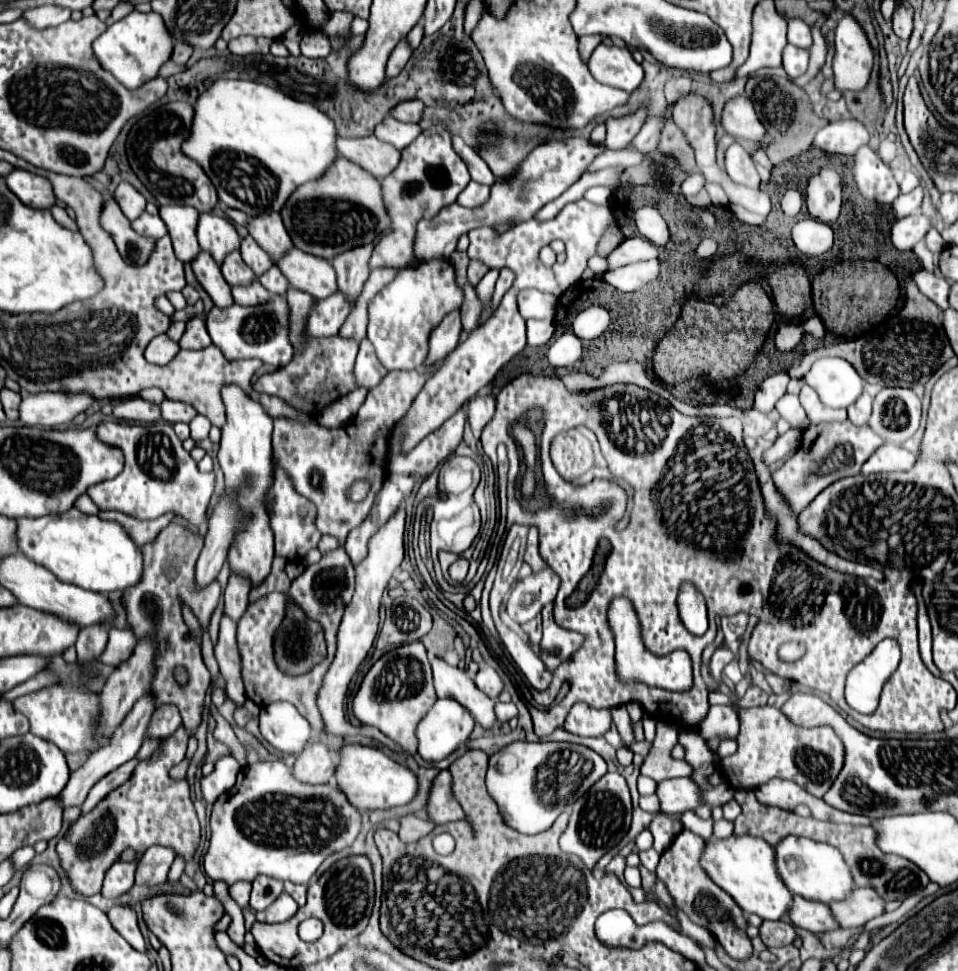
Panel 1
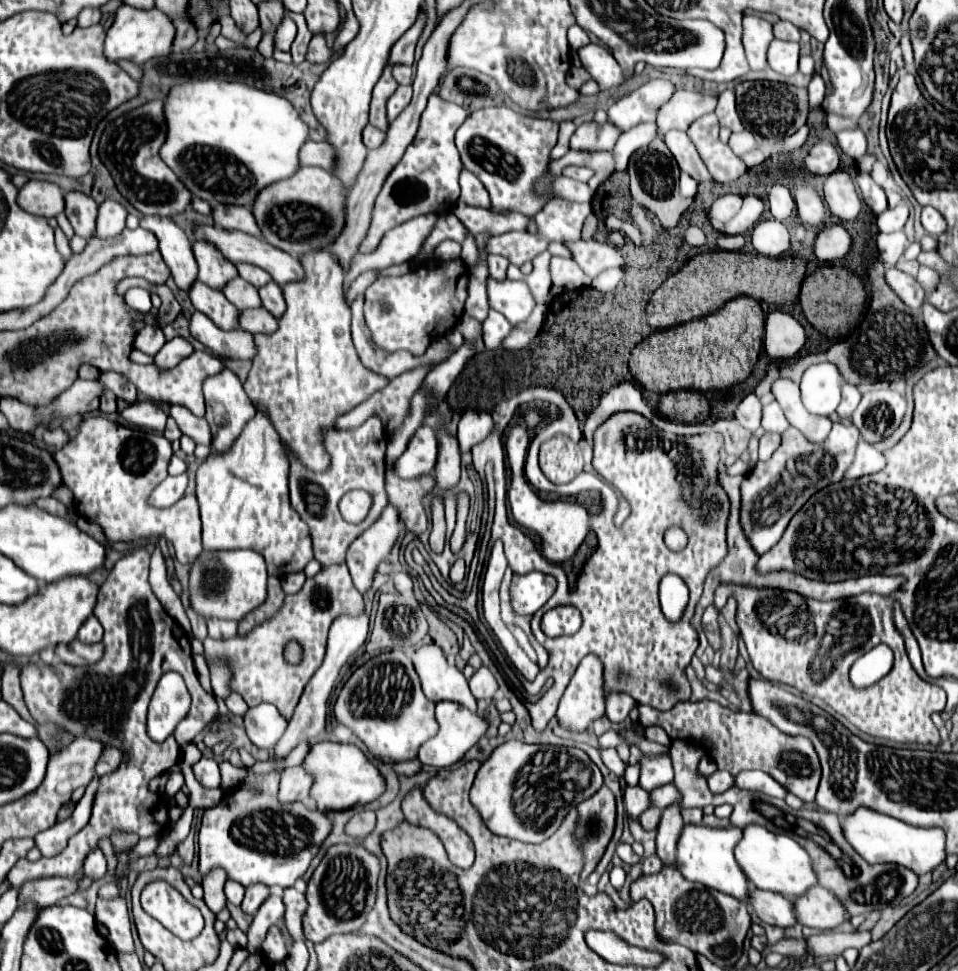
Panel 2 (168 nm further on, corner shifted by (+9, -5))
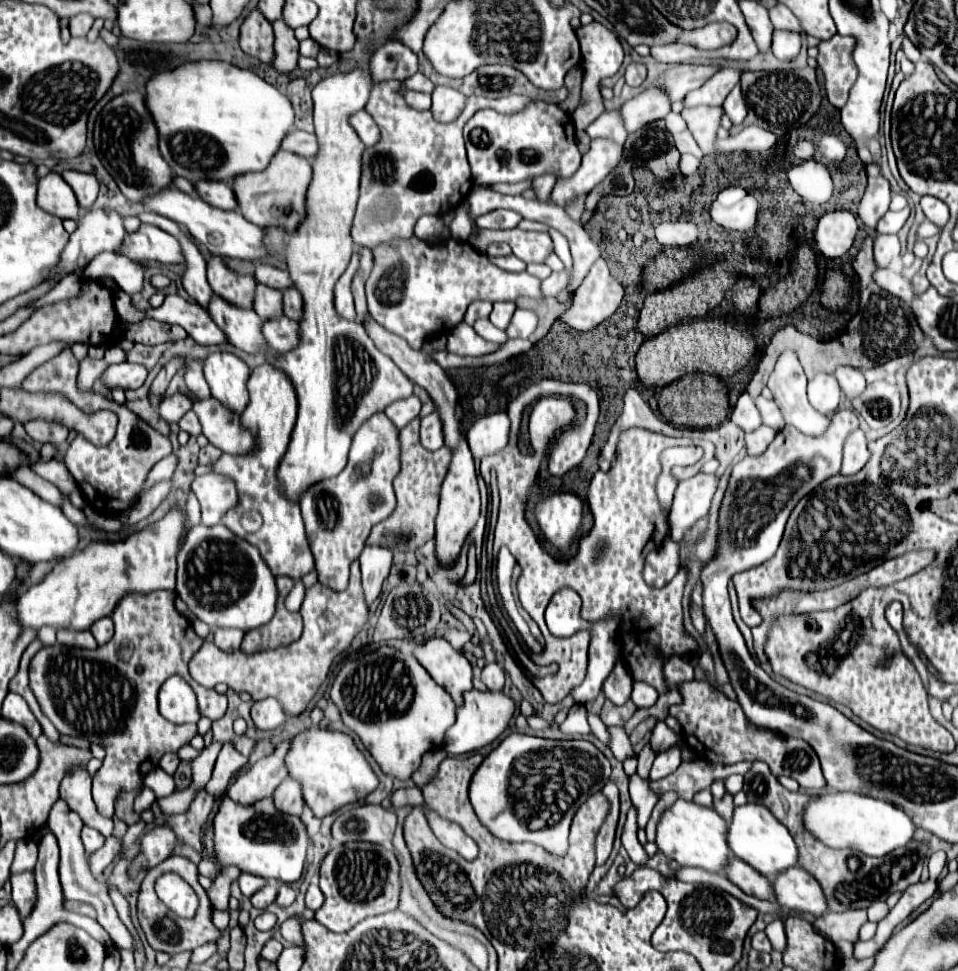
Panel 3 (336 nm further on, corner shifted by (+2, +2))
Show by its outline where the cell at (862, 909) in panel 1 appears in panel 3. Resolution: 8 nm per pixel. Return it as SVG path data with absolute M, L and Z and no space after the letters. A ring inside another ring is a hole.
M802 867L786 869L774 879L774 891L778 905L798 913L810 913L820 917L828 911L820 883Z

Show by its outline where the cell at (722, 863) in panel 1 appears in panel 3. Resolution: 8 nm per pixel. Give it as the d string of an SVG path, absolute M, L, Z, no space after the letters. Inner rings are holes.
M678 799L670 809L666 809L658 823L656 845L664 851L668 859L678 861L680 865L700 867L710 873L724 873L728 859L732 857L732 851L724 835L728 835L728 825L714 809Z

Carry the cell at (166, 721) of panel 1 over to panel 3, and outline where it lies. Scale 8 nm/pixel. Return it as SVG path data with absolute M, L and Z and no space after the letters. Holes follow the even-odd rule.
M180 675L168 677L160 687L158 709L170 723L198 723L196 693Z

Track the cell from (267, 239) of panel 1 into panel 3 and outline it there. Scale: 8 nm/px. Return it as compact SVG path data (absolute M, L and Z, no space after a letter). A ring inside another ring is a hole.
M200 181L196 183L196 193L202 201L206 201L212 207L224 209L224 211L236 211L236 195L228 183L222 181Z

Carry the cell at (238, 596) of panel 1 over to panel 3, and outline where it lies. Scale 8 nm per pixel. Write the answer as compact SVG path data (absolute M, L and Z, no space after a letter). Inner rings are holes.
M216 629L214 631L214 643L222 649L222 651L234 651L240 647L244 637L244 631L240 629Z

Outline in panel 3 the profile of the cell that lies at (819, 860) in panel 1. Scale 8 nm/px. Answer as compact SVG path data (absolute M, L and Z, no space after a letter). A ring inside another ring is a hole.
M742 805L734 809L734 817L728 825L728 847L732 853L746 861L750 867L754 867L758 873L762 873L768 879L774 879L780 875L780 871L786 871L790 867L798 867L798 847L792 839L790 831L778 823L774 815L764 805Z

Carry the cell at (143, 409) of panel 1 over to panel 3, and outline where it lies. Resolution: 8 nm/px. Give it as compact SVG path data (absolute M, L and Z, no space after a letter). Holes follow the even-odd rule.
M176 393L172 397L166 397L158 403L158 417L162 417L166 423L178 423L178 419L190 411L190 405L192 405L192 399L188 395L182 395L182 393Z

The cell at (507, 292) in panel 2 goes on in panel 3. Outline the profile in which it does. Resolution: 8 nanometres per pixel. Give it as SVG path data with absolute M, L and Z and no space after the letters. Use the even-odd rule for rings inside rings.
M398 239L394 245L400 245L398 249L392 249L390 243L382 243L374 249L374 269L366 281L366 297L368 297L368 311L372 319L380 325L384 325L390 333L396 333L408 341L412 349L422 349L424 341L436 333L448 333L452 327L456 327L466 313L466 307L476 299L488 299L492 303L496 301L516 301L518 297L530 297L530 299L542 299L540 279L532 277L530 273L508 273L492 265L486 255L478 253L468 243L460 243L454 239L448 239L446 243L432 247L422 239Z

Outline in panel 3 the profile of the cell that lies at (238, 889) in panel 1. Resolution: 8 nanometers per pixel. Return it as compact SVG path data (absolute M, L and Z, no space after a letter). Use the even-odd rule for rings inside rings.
M240 873L238 885L240 885L240 891L242 891L246 897L252 897L260 887L266 885L266 879L256 877L256 875L250 875L250 873Z

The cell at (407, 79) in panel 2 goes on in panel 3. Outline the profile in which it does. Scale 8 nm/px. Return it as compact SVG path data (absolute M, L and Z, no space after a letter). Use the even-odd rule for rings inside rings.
M414 73L412 77L408 77L406 81L404 81L404 87L406 89L416 89L416 91L424 91L424 93L432 93L432 89L434 89L434 83L424 75L424 73Z

